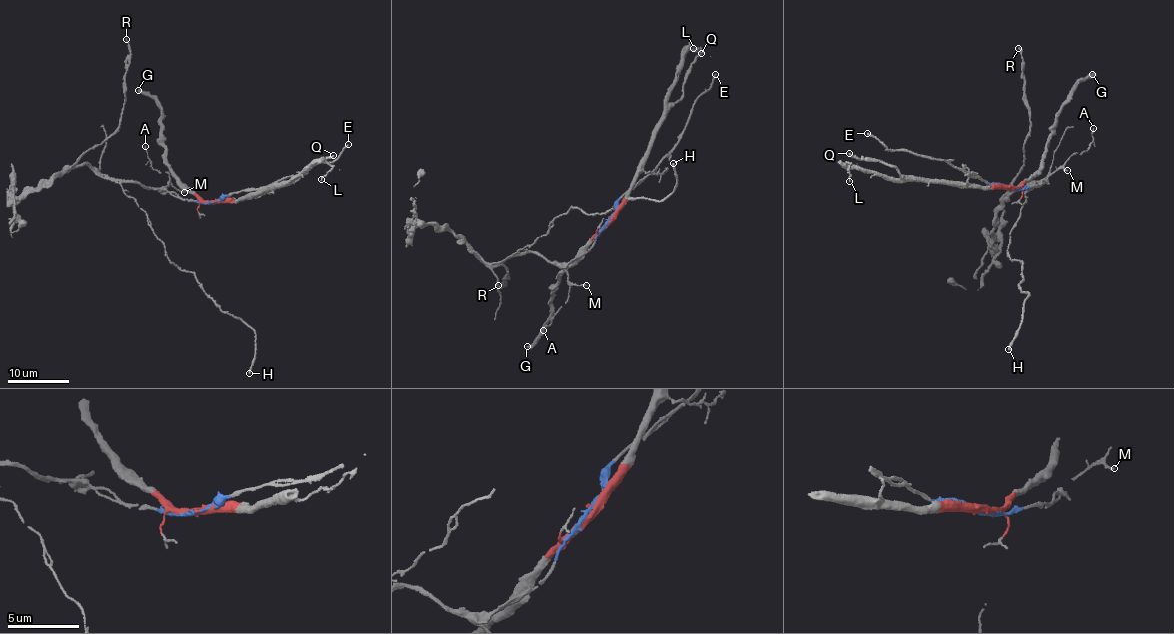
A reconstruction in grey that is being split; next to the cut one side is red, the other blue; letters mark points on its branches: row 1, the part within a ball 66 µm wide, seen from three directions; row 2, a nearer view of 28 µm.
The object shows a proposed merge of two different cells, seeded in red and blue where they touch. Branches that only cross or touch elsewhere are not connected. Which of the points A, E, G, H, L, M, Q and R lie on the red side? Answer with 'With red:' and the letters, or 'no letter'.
With red: G, L, Q

